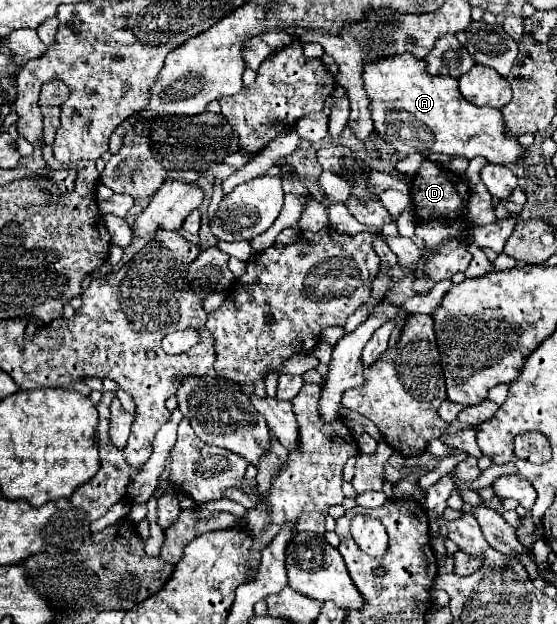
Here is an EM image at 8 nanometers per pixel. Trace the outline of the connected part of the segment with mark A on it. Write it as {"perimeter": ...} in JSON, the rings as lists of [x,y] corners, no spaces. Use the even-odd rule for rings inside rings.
{"perimeter":[[[412,53],[366,61],[362,79],[364,79],[366,95],[370,99],[370,113],[374,119],[374,129],[400,155],[420,153],[422,157],[428,157],[432,153],[446,153],[446,155],[462,155],[468,159],[482,155],[490,163],[508,165],[508,163],[516,163],[526,153],[524,147],[520,147],[514,137],[512,139],[504,137],[504,119],[498,109],[472,105],[458,91],[458,79],[454,77],[444,79],[440,75],[430,75],[426,71],[426,61],[416,59]]]}

